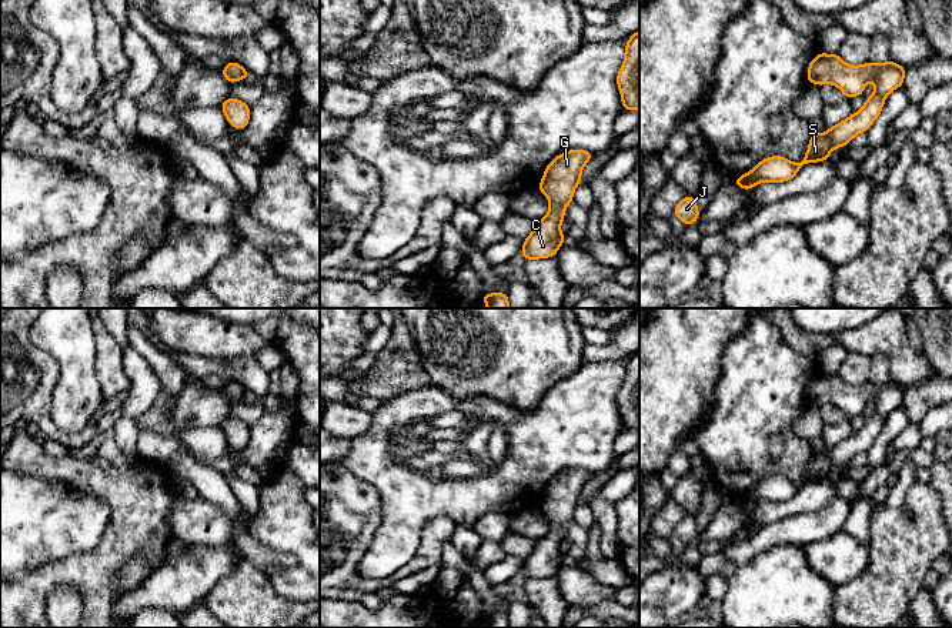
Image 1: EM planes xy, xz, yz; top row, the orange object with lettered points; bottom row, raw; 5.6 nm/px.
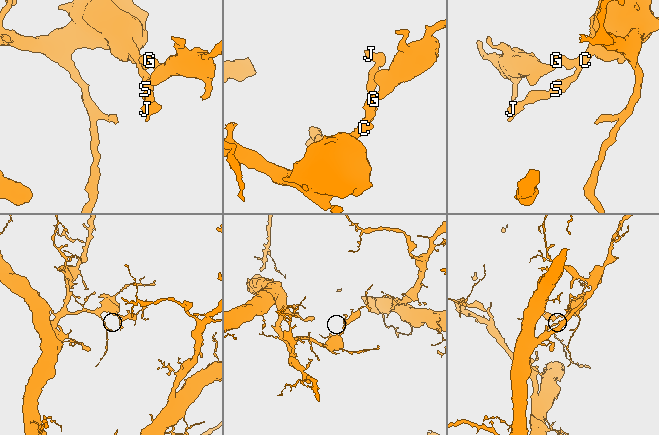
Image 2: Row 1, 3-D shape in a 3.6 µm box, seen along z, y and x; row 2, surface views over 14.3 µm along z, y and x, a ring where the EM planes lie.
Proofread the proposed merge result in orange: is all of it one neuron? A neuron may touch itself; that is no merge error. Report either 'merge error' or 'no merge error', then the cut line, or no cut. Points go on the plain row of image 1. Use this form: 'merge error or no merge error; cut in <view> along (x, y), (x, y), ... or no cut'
no merge error; no cut

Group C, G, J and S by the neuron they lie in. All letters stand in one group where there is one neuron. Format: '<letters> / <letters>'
C G J S

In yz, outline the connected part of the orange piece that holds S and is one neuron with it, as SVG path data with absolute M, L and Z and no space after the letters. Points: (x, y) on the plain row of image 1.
M819 371L808 385L808 402L816 402L818 405L826 402L834 404L844 412L844 417L852 418L861 415L866 402L873 400L873 414L858 432L829 447L825 454L812 451L808 471L801 482L792 482L785 477L772 475L761 480L754 490L732 501L746 511L762 501L788 501L806 482L828 480L834 468L846 465L856 454L865 452L872 445L881 434L888 414L902 407L905 391L905 387L892 380L879 384L869 381L862 385L849 385L838 374L824 374Z

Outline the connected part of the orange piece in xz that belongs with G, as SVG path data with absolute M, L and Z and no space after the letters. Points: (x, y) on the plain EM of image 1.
M569 470L547 485L538 508L550 518L550 531L544 538L537 540L534 551L524 559L521 575L525 579L555 577L565 561L565 555L559 551L565 527L574 520L574 510L581 502L582 488L592 475L585 470Z

